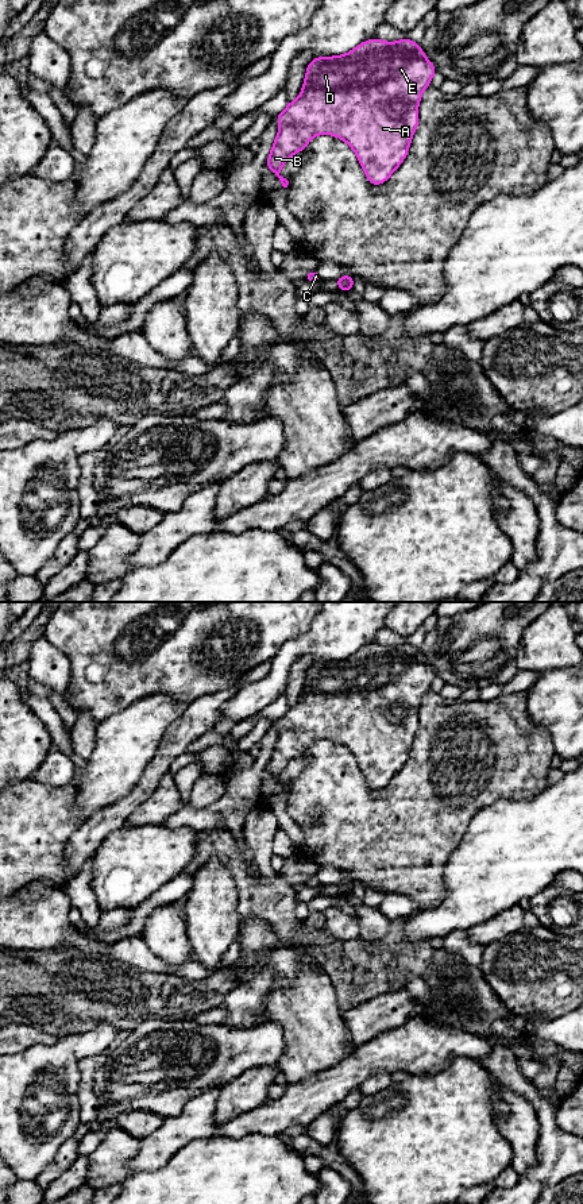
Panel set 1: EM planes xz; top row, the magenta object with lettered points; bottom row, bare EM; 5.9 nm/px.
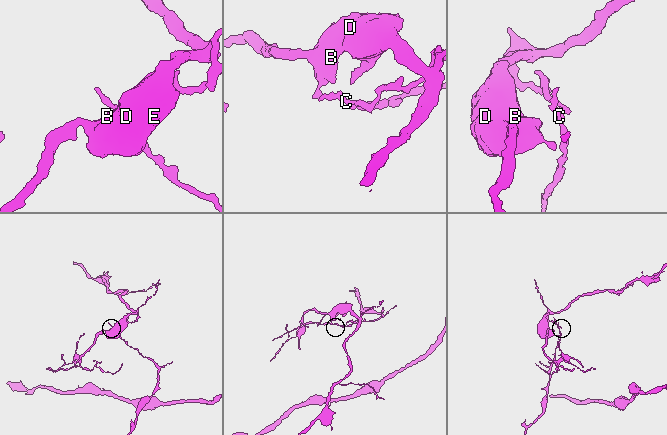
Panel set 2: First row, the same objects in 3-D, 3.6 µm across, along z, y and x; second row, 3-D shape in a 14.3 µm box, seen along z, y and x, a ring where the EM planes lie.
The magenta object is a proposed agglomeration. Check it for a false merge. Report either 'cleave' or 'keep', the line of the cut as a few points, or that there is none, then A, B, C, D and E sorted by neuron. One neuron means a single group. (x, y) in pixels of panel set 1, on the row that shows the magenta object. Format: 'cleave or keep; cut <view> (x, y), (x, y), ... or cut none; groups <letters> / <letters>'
cleave; cut xz (338, 282), (340, 288); groups A B D E / C

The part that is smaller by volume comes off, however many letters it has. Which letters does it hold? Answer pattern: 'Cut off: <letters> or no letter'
Cut off: C

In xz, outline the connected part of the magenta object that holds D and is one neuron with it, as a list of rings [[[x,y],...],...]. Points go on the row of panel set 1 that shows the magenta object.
[[[372,38],[343,55],[313,58],[306,66],[300,96],[274,116],[279,128],[267,167],[287,188],[289,181],[279,170],[314,136],[327,134],[344,140],[354,150],[370,184],[386,182],[408,155],[418,126],[418,104],[435,73],[435,65],[420,45],[406,38],[397,42]]]

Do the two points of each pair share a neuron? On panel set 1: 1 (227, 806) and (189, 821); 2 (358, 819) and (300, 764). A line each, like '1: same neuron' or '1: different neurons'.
1: same neuron
2: different neurons

